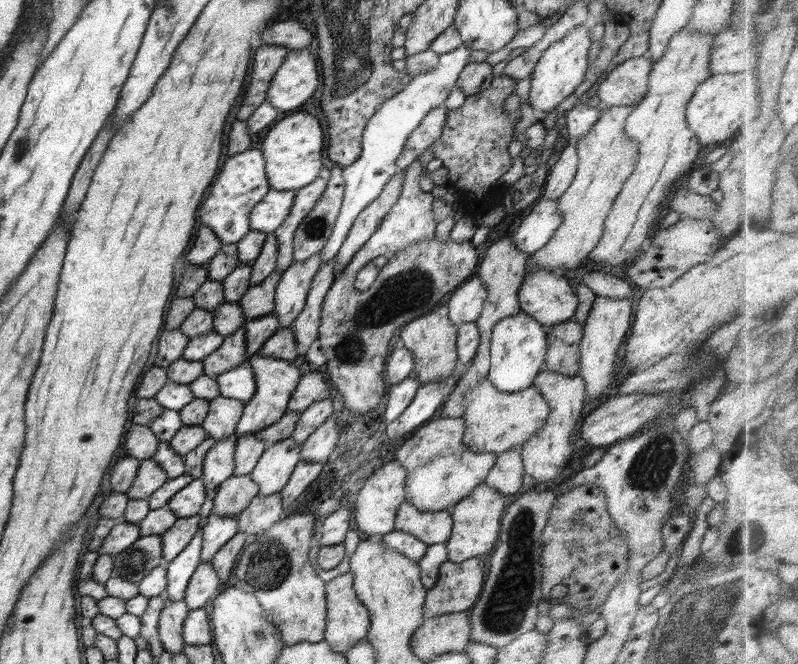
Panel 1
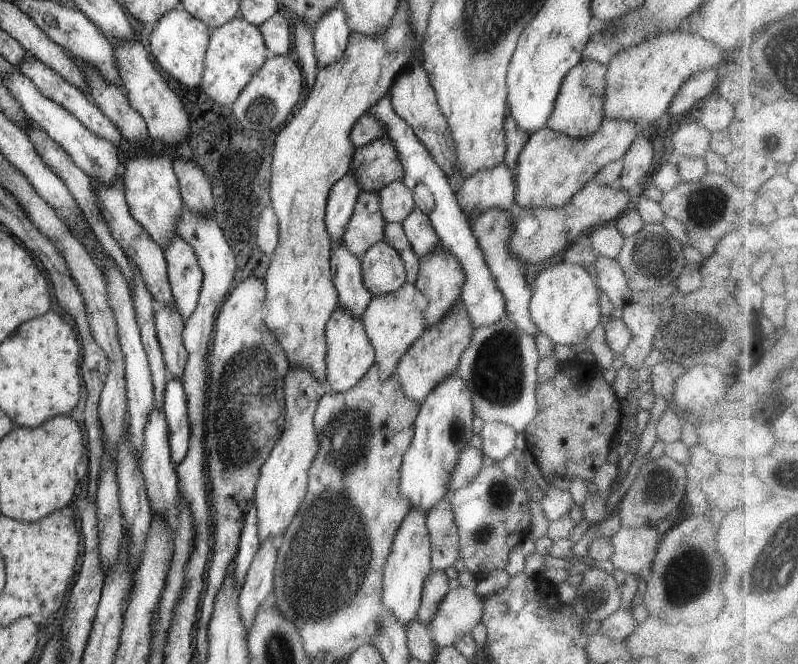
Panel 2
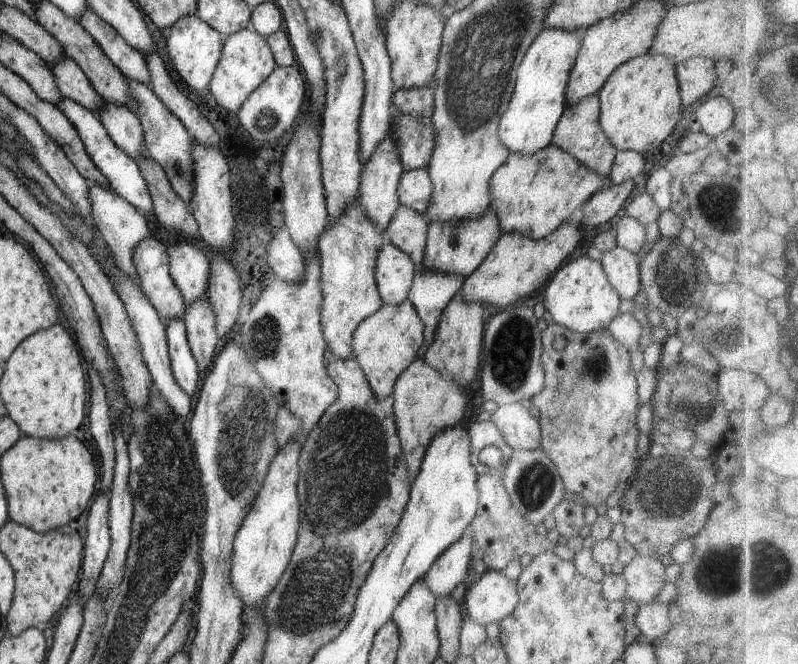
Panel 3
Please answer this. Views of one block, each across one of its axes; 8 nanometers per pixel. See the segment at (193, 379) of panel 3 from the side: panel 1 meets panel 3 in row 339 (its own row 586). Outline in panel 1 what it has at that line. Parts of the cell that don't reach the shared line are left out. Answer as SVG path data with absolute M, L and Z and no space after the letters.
M201 517L200 527L190 543L174 560L169 562L167 568L167 590L168 600L178 601L185 598L186 587L190 582L198 564L201 562L202 528L206 526L206 517Z

